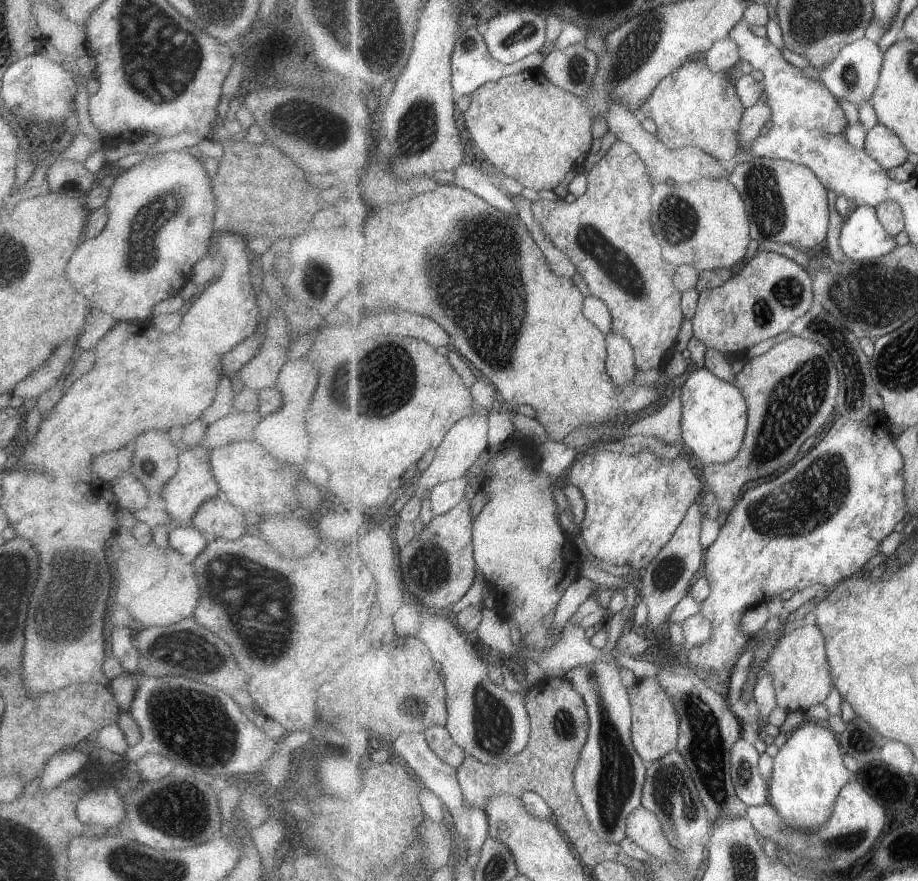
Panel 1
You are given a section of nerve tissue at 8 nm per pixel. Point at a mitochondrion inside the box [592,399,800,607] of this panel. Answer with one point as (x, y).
(670, 570)

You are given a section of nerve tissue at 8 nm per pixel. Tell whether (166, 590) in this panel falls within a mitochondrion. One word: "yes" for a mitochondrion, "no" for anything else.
no

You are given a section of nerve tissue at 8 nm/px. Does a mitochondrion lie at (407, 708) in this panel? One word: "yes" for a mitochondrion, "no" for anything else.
yes

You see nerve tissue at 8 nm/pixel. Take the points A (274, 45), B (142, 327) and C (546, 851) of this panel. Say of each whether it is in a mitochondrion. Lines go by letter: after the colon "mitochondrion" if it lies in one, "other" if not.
A: other
B: other
C: other

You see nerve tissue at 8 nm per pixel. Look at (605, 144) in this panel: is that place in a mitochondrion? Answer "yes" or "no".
no

